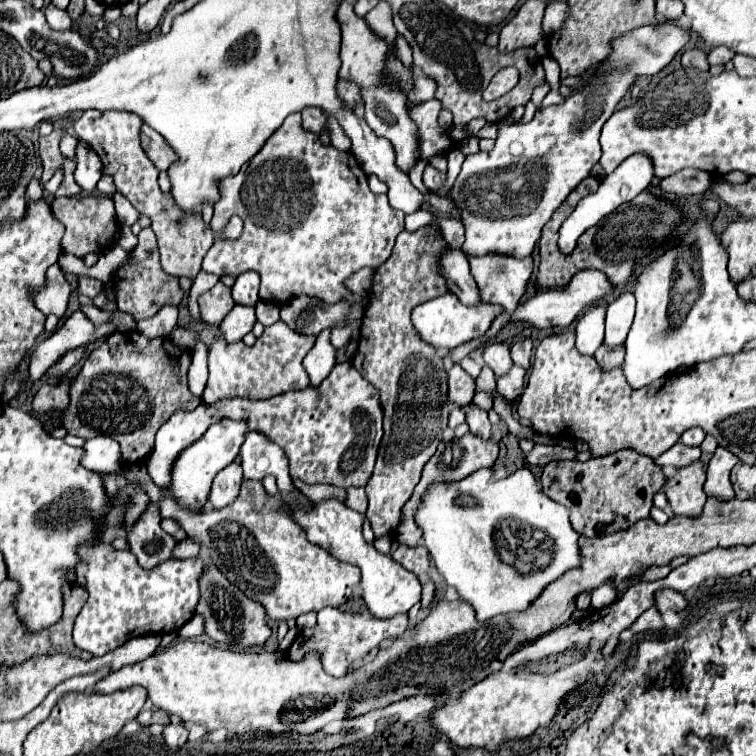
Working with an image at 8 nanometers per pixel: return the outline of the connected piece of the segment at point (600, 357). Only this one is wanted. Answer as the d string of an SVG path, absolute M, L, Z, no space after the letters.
M603 344L597 348L595 352L595 360L603 370L611 370L615 366L623 364L623 356L625 356L625 348L605 348Z

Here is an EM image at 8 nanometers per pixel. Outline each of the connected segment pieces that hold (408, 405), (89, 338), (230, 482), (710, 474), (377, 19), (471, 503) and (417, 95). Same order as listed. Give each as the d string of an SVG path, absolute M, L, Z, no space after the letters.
M427 226L415 232L403 230L397 236L389 260L381 264L373 276L369 304L361 320L361 340L351 358L353 368L379 388L379 400L385 414L385 434L377 464L365 486L369 496L369 510L365 516L371 520L375 538L395 536L397 526L401 524L401 508L411 498L413 488L421 478L421 470L437 450L447 426L447 372L443 360L437 358L437 350L427 344L411 324L411 310L417 304L447 292L445 280L437 272L437 258L445 240L441 236L433 238L435 234L437 230Z
M79 310L73 312L57 332L53 332L47 340L43 340L35 346L35 350L29 358L29 376L33 380L39 380L69 350L93 344L114 332L115 328L111 323L95 326Z
M233 460L233 464L229 464L229 468L223 468L215 480L213 480L213 488L209 492L209 502L215 508L223 508L229 502L233 502L239 496L239 486L243 482L243 472L241 472L241 460Z
M717 448L711 462L709 462L709 468L707 468L707 482L705 482L705 492L707 494L717 494L719 498L723 500L729 500L735 496L733 492L733 486L731 486L731 480L729 480L729 474L733 470L733 466L737 464L737 456L733 456L729 450L725 448Z
M379 2L367 16L365 16L367 24L383 38L391 40L395 38L395 26L393 26L393 16L391 16L391 6L387 2Z
M481 468L459 482L429 484L415 512L415 524L421 528L423 546L429 550L431 560L445 582L457 588L459 596L475 608L475 616L481 622L497 614L529 608L541 594L541 588L551 584L563 572L577 568L581 562L577 548L579 534L569 522L567 508L539 492L537 482L527 468L497 482L491 478L489 468Z
M417 76L417 78L413 80L413 90L411 90L411 94L409 94L411 104L431 100L433 94L435 94L435 88L437 88L437 84L433 84L433 82L435 82L435 80L431 80L431 78L427 78L427 76Z

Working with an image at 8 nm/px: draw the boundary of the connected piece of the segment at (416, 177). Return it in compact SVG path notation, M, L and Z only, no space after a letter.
M425 159L419 160L419 162L417 162L417 164L415 164L415 166L413 166L411 169L411 176L409 176L411 184L413 184L413 186L417 186L421 192L425 192L425 190L427 190L427 188L425 188L425 184L423 184L422 181L422 174L428 163L429 162L427 162Z

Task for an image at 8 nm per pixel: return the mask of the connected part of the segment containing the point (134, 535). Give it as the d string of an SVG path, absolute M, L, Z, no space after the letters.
M151 502L139 520L127 528L129 550L137 556L143 568L153 568L171 558L171 550L177 544L161 526L159 506Z

